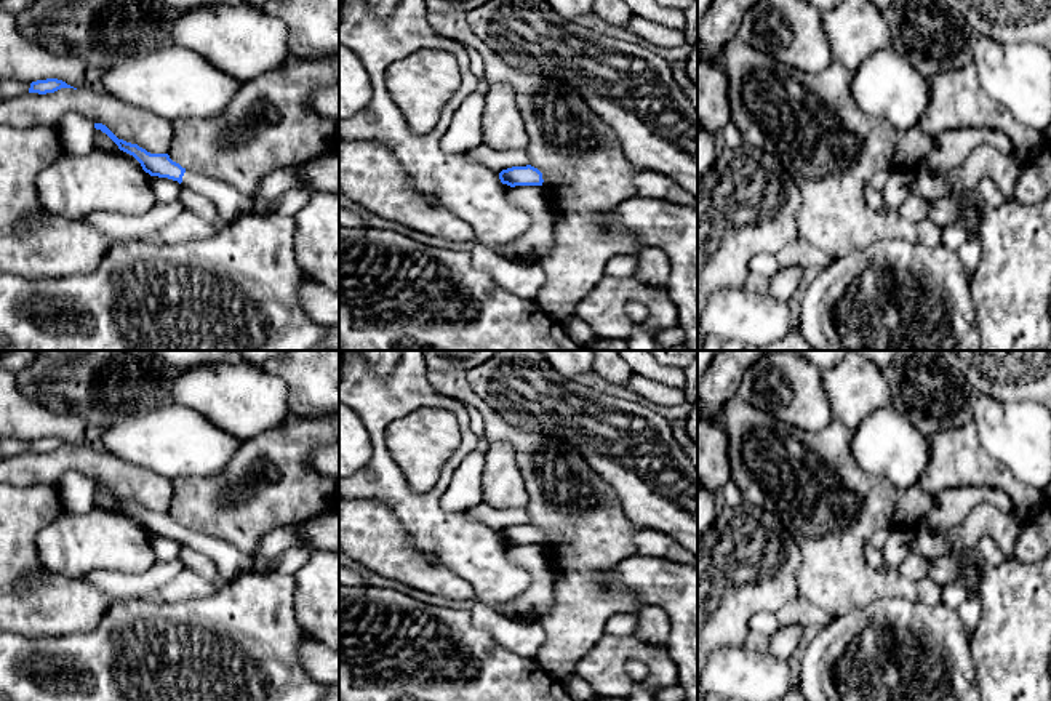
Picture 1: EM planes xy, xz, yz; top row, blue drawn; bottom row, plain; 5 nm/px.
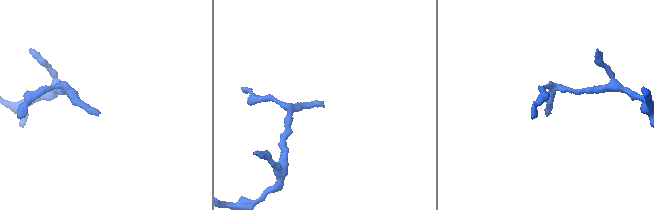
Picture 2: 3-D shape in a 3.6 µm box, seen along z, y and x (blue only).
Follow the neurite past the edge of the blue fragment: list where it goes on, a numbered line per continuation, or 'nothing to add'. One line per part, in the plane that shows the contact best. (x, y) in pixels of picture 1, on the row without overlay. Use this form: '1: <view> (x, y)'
1: xy (231, 562)

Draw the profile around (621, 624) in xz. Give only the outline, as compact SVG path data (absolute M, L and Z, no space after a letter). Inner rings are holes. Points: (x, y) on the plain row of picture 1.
M614 613L606 619L605 632L616 637L633 637L637 623L635 613Z

